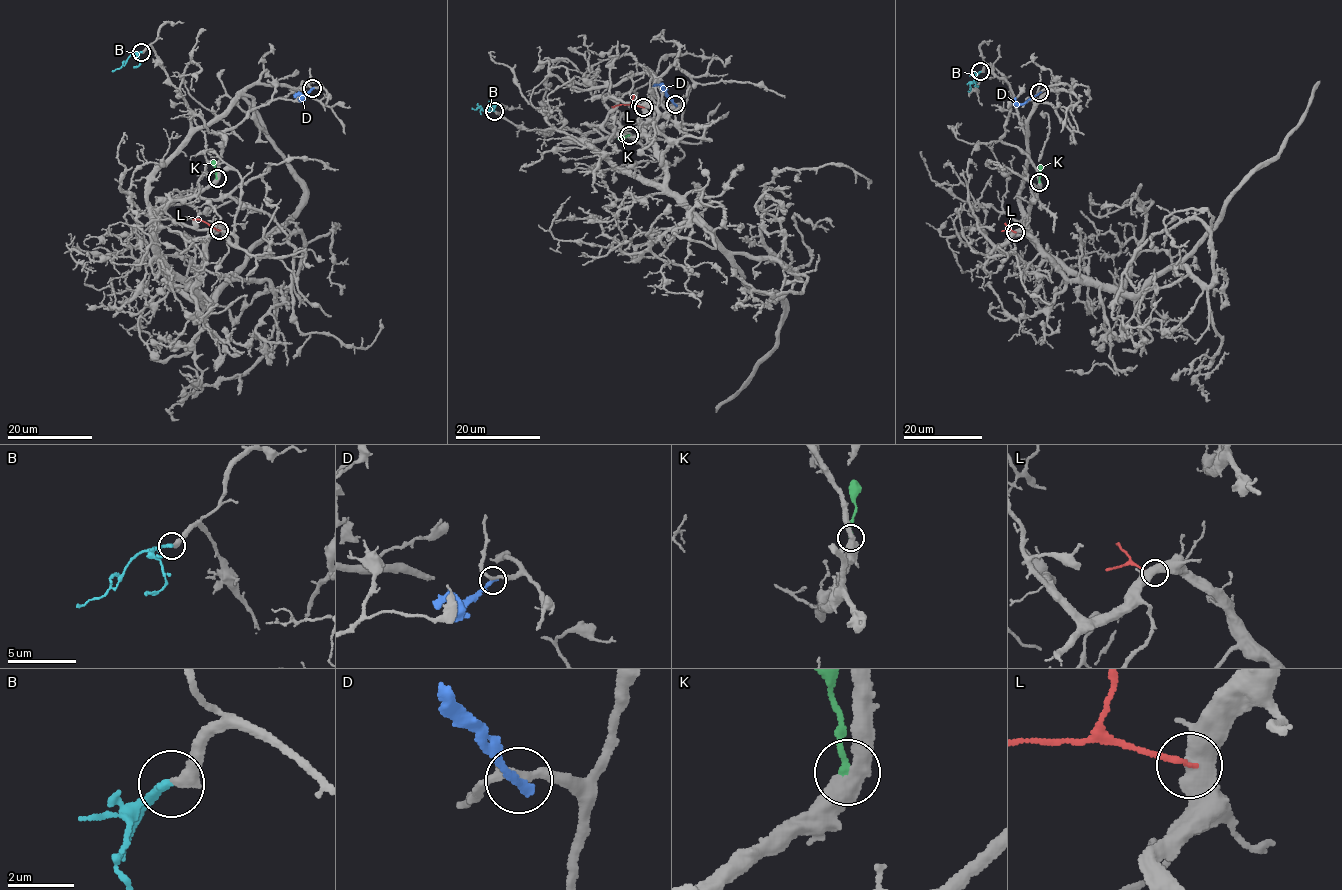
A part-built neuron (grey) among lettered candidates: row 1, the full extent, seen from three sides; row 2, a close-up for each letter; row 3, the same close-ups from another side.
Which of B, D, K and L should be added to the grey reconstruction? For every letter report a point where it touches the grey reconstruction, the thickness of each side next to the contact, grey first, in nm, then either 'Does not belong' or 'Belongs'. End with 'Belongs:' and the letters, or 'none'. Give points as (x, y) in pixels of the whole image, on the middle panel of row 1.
B: Touches grey at (494, 111). Thickness 400 nm (grey) against 260 nm. Belongs
D: Touches grey at (675, 104). Thickness 240 nm (grey) against 300 nm. Does not belong
K: Touches grey at (629, 135). Thickness 480 nm (grey) against 220 nm. Does not belong
L: Touches grey at (643, 107). Thickness 600 nm (grey) against 170 nm. Does not belong
Belongs: B

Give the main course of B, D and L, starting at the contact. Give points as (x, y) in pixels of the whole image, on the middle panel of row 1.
B: (494, 111), (483, 110), (481, 106), (471, 108)
D: (675, 104), (659, 85), (652, 86)
L: (643, 107), (633, 104), (612, 107)

